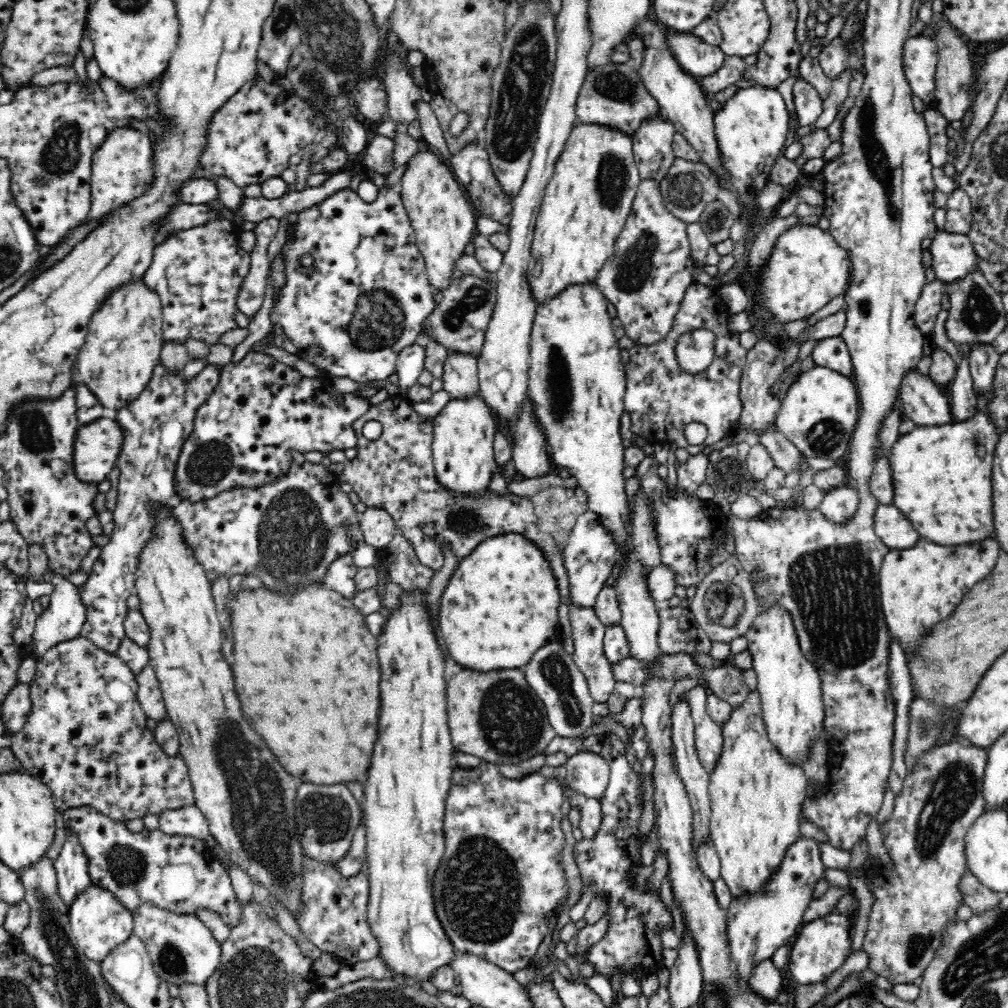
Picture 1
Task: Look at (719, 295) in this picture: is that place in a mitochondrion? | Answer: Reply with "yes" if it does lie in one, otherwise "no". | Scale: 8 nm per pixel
no

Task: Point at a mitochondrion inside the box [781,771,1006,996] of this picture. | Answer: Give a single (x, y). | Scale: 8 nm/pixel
(915, 944)

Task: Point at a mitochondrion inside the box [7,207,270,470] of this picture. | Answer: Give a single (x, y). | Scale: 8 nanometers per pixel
(33, 427)

